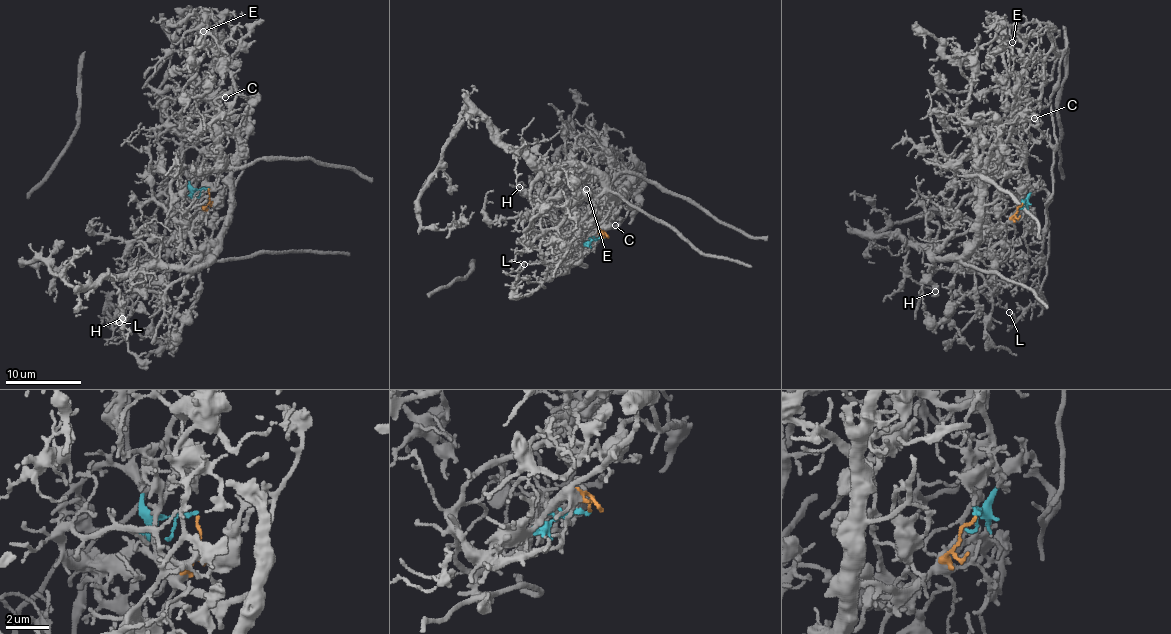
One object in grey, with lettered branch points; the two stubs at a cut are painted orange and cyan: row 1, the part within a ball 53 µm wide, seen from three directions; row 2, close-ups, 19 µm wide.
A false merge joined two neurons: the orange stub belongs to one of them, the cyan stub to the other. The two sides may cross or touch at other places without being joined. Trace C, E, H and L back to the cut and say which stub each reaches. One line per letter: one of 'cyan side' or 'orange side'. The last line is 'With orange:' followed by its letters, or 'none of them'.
C: cyan side
E: cyan side
H: orange side
L: cyan side
With orange: H

